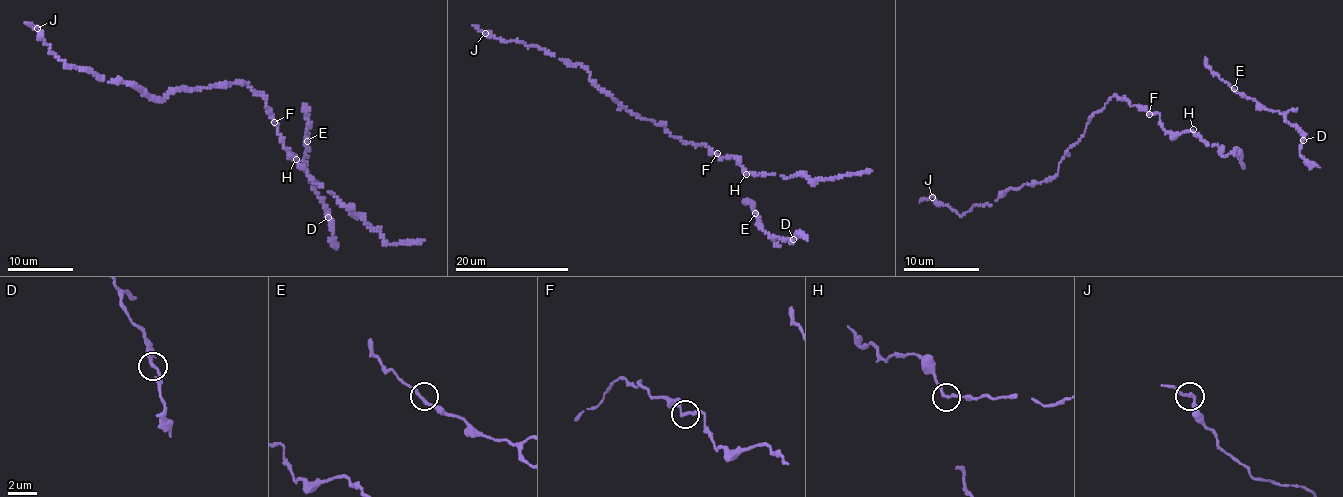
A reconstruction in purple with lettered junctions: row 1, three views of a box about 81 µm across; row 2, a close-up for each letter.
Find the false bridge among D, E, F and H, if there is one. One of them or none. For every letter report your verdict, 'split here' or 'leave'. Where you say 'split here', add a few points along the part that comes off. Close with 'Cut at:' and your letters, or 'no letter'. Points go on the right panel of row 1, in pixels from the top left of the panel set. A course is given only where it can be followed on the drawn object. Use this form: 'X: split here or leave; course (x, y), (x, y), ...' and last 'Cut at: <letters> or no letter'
D: leave
E: leave
F: leave
H: leave
Cut at: no letter

